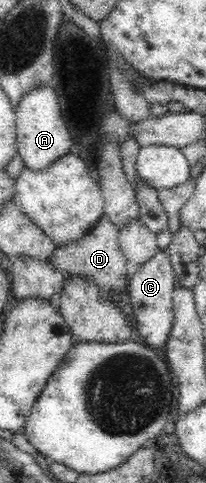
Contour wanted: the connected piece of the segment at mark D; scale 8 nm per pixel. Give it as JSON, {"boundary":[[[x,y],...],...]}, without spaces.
{"boundary":[[[106,213],[98,221],[95,228],[80,241],[57,246],[50,258],[51,263],[66,276],[84,276],[85,280],[96,281],[101,290],[124,290],[131,272],[126,272],[127,258],[122,254],[119,245],[119,229],[112,224]]]}

